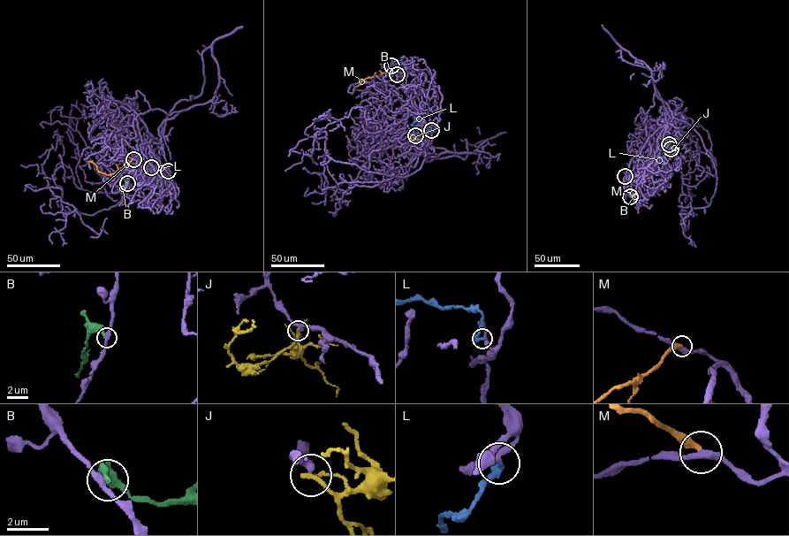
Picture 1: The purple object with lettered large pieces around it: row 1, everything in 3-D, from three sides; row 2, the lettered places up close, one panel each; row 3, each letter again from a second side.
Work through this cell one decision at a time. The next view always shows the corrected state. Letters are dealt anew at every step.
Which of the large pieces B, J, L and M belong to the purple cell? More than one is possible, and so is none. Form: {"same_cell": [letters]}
{"same_cell": ["L"]}

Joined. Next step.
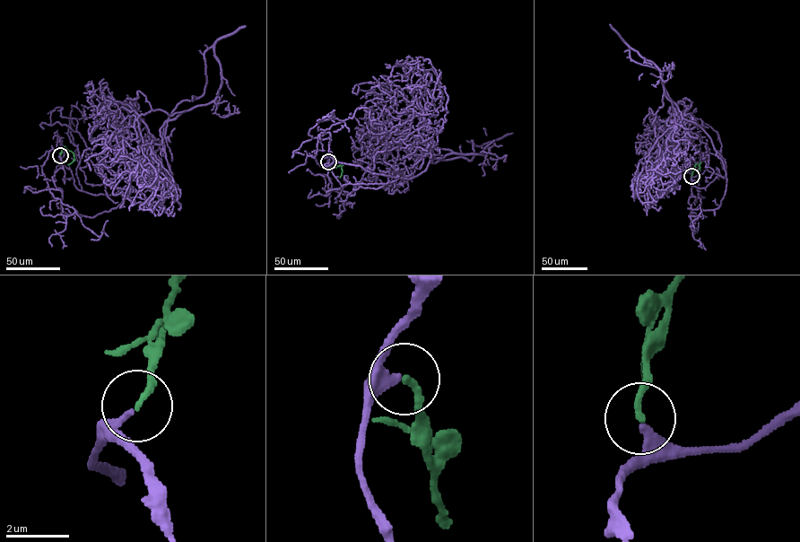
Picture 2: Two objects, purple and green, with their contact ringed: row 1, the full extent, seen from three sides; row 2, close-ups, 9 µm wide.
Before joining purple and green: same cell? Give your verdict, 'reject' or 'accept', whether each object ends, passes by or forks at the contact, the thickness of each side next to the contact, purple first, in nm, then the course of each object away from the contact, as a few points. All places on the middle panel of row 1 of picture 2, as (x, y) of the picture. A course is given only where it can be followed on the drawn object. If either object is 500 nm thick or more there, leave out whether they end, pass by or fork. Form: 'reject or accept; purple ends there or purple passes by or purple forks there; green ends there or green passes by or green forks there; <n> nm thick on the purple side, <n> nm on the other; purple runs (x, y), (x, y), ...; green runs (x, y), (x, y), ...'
accept; purple ends there; green ends there; 300 nm thick on the purple side, 180 nm on the other; purple runs (327, 161), (343, 186), (471, 160), (472, 141), (489, 153), (432, 158), (421, 76), (396, 65), (393, 82); green runs (328, 161), (333, 175), (338, 177), (342, 167), (340, 165), (336, 168)

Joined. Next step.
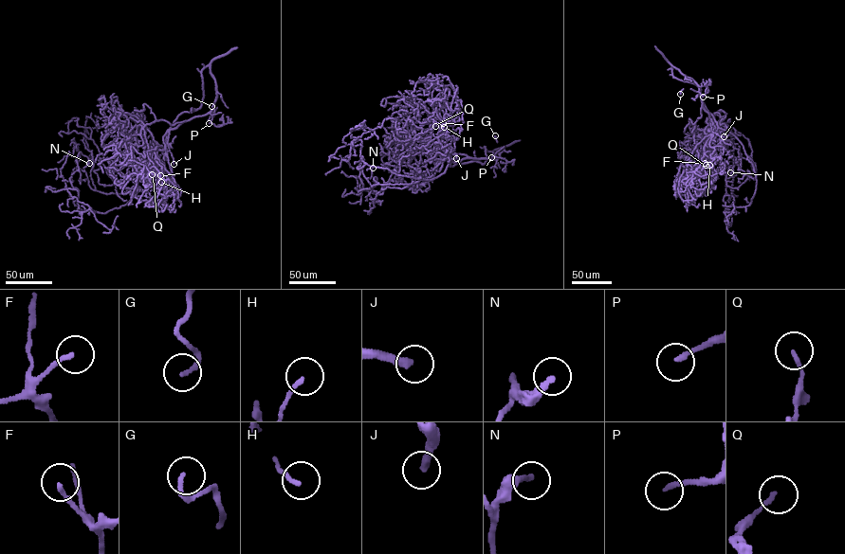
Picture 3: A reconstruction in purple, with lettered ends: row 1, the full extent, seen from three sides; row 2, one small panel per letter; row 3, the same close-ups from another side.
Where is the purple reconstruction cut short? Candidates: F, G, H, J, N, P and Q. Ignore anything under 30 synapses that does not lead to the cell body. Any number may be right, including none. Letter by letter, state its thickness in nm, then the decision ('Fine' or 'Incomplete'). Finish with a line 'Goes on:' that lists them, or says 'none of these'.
F: Thickness 150 nm. Fine
G: Thickness 170 nm. Incomplete
H: Thickness 160 nm. Fine
J: Thickness 320 nm. Incomplete
N: Thickness 240 nm. Fine
P: Thickness 200 nm. Incomplete
Q: Thickness 140 nm. Fine
Goes on: G, J, P

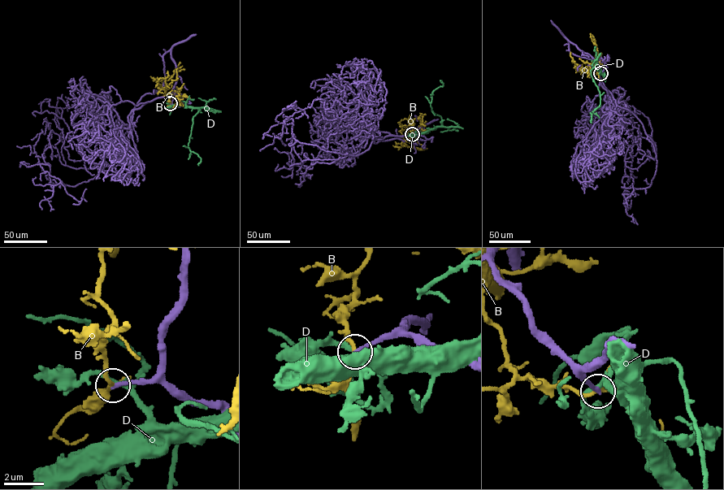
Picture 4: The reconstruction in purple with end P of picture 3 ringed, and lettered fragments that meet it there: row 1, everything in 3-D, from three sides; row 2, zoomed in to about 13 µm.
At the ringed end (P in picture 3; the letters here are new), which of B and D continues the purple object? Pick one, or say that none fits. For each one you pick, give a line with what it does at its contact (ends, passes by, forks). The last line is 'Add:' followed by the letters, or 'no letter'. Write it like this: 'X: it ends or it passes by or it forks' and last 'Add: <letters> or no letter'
Add: no letter

